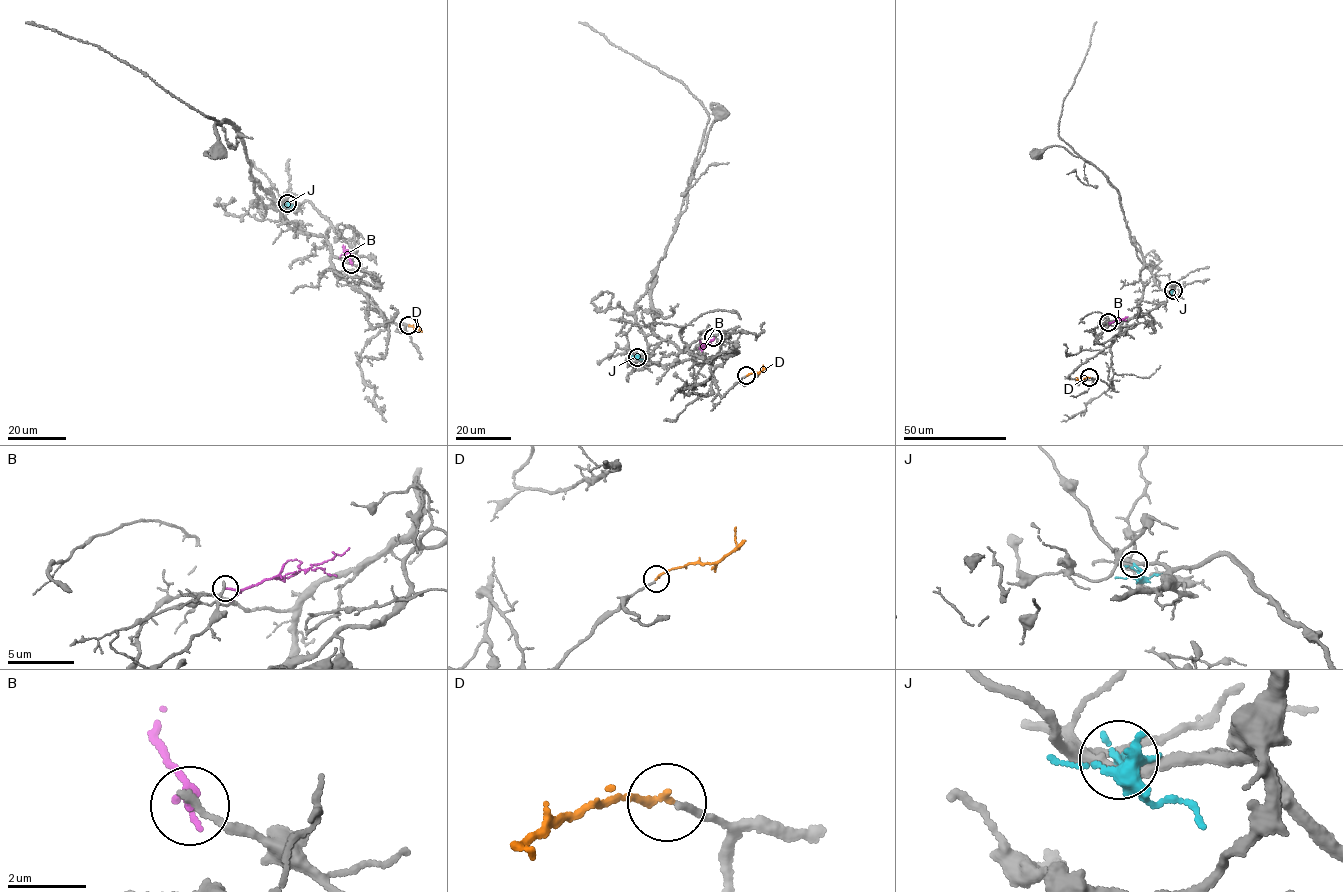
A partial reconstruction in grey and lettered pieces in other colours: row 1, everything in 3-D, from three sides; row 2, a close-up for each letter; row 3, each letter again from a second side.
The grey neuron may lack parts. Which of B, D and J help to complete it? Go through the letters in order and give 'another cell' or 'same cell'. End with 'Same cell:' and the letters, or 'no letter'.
B: another cell
D: same cell
J: another cell
Same cell: D

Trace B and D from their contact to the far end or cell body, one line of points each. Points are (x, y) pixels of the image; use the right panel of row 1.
B: (1108, 322), (1128, 316)
D: (1090, 377), (1082, 380), (1075, 377)

